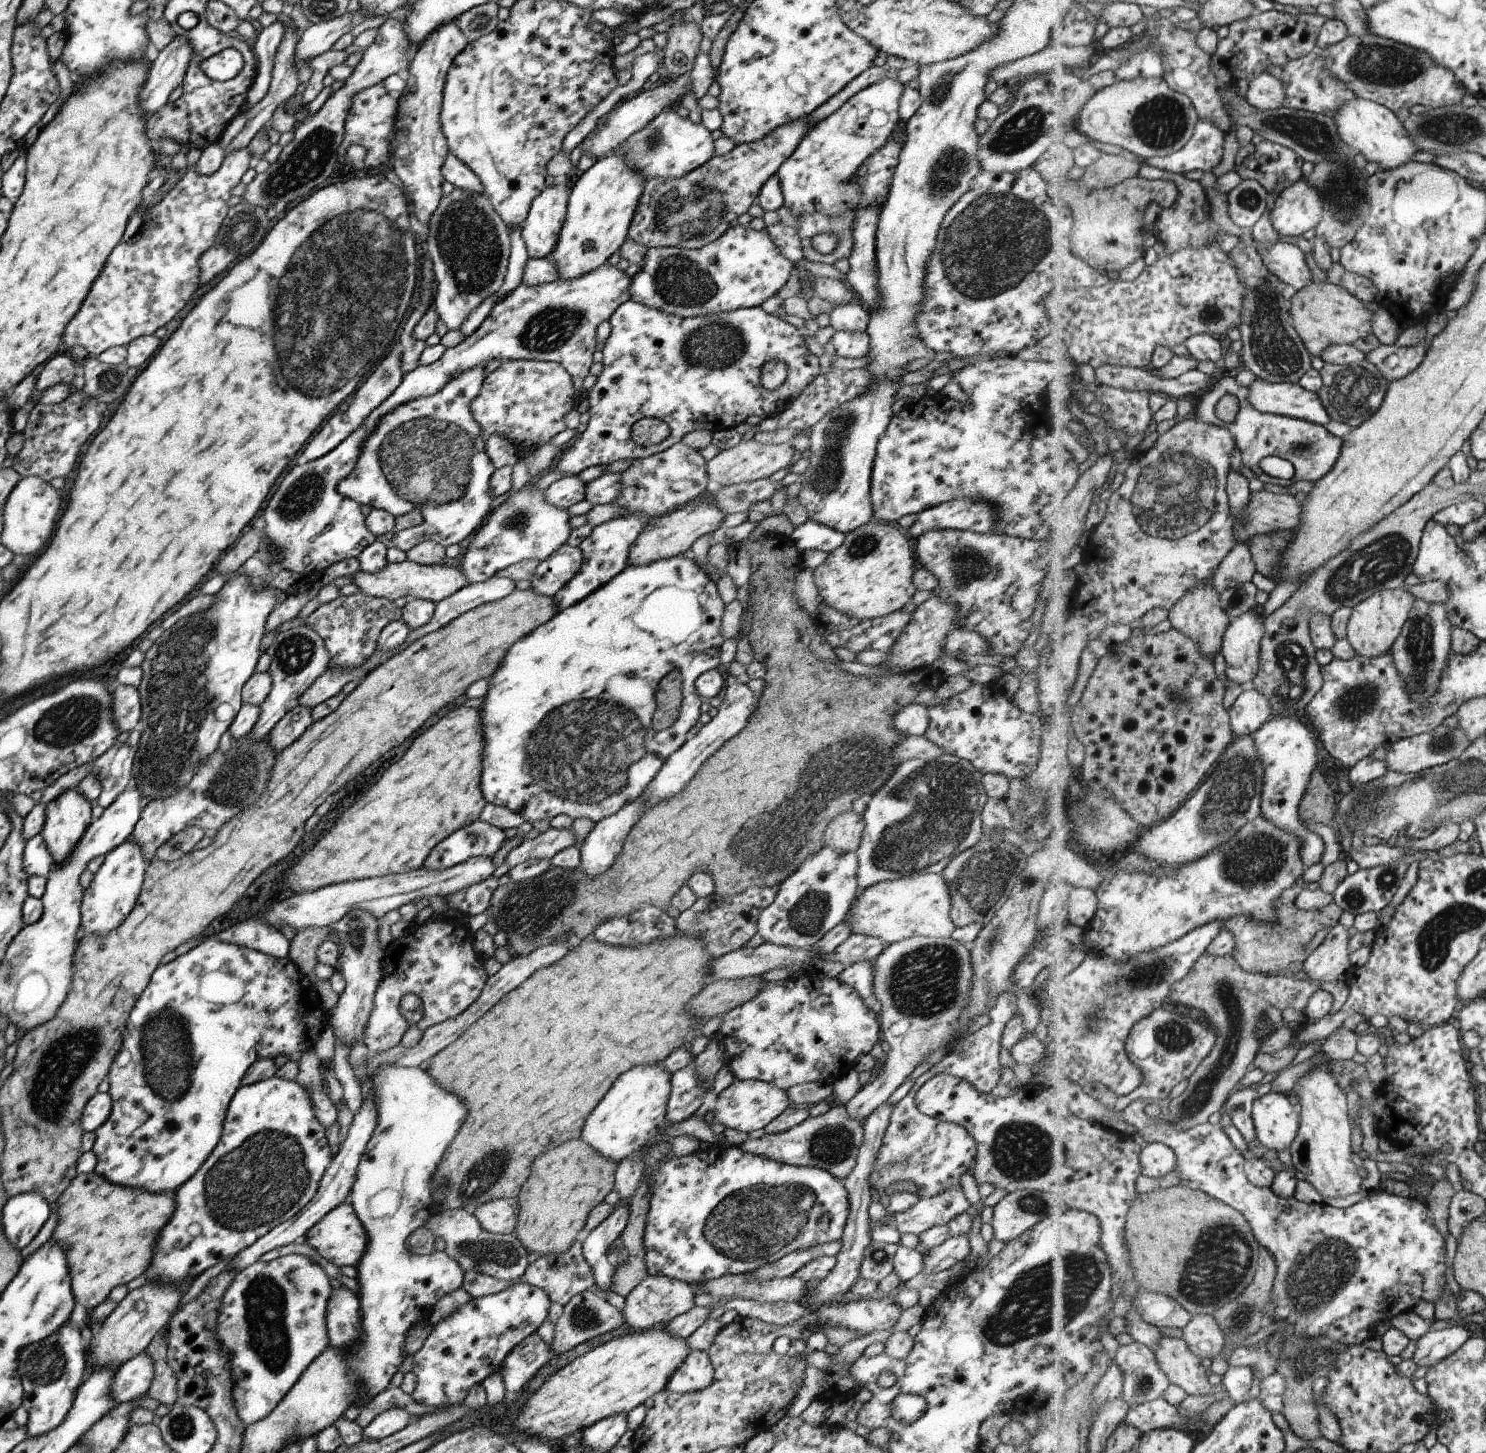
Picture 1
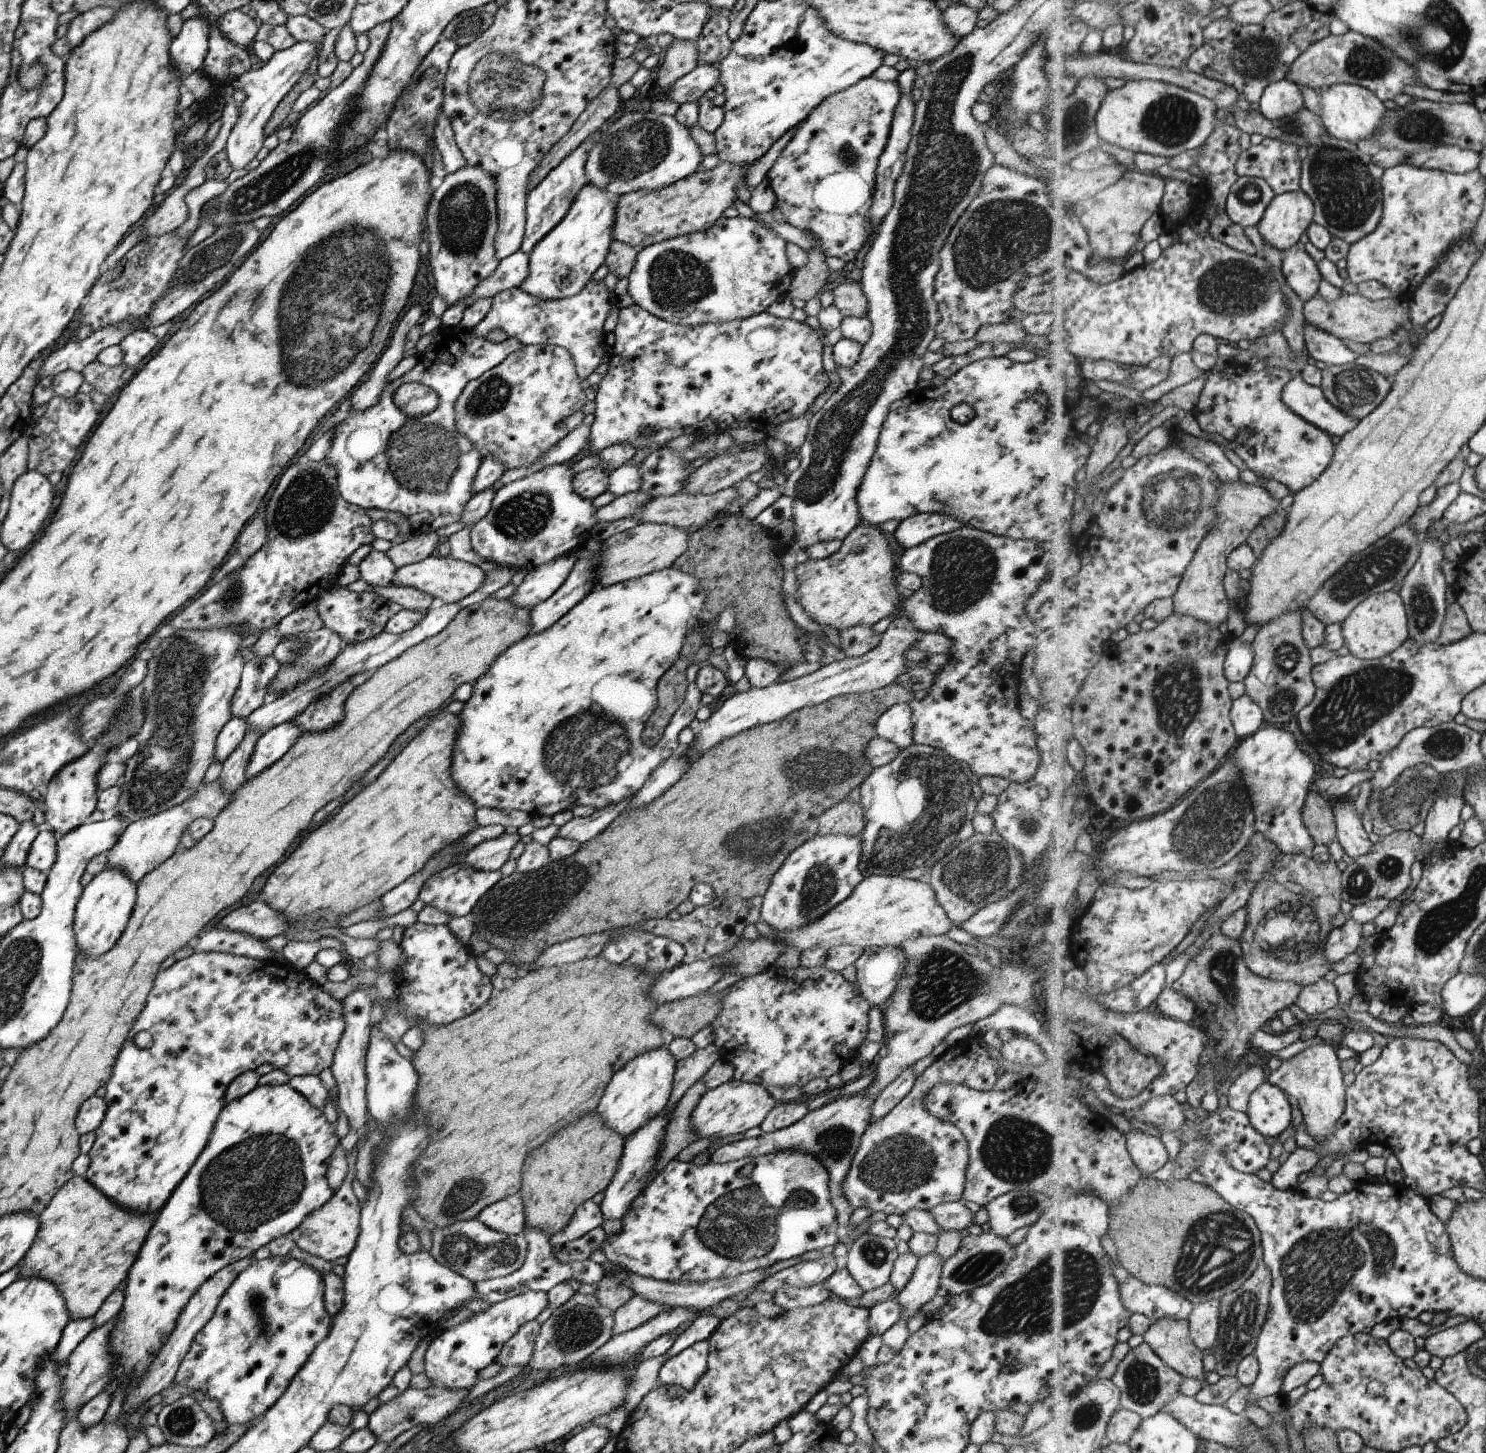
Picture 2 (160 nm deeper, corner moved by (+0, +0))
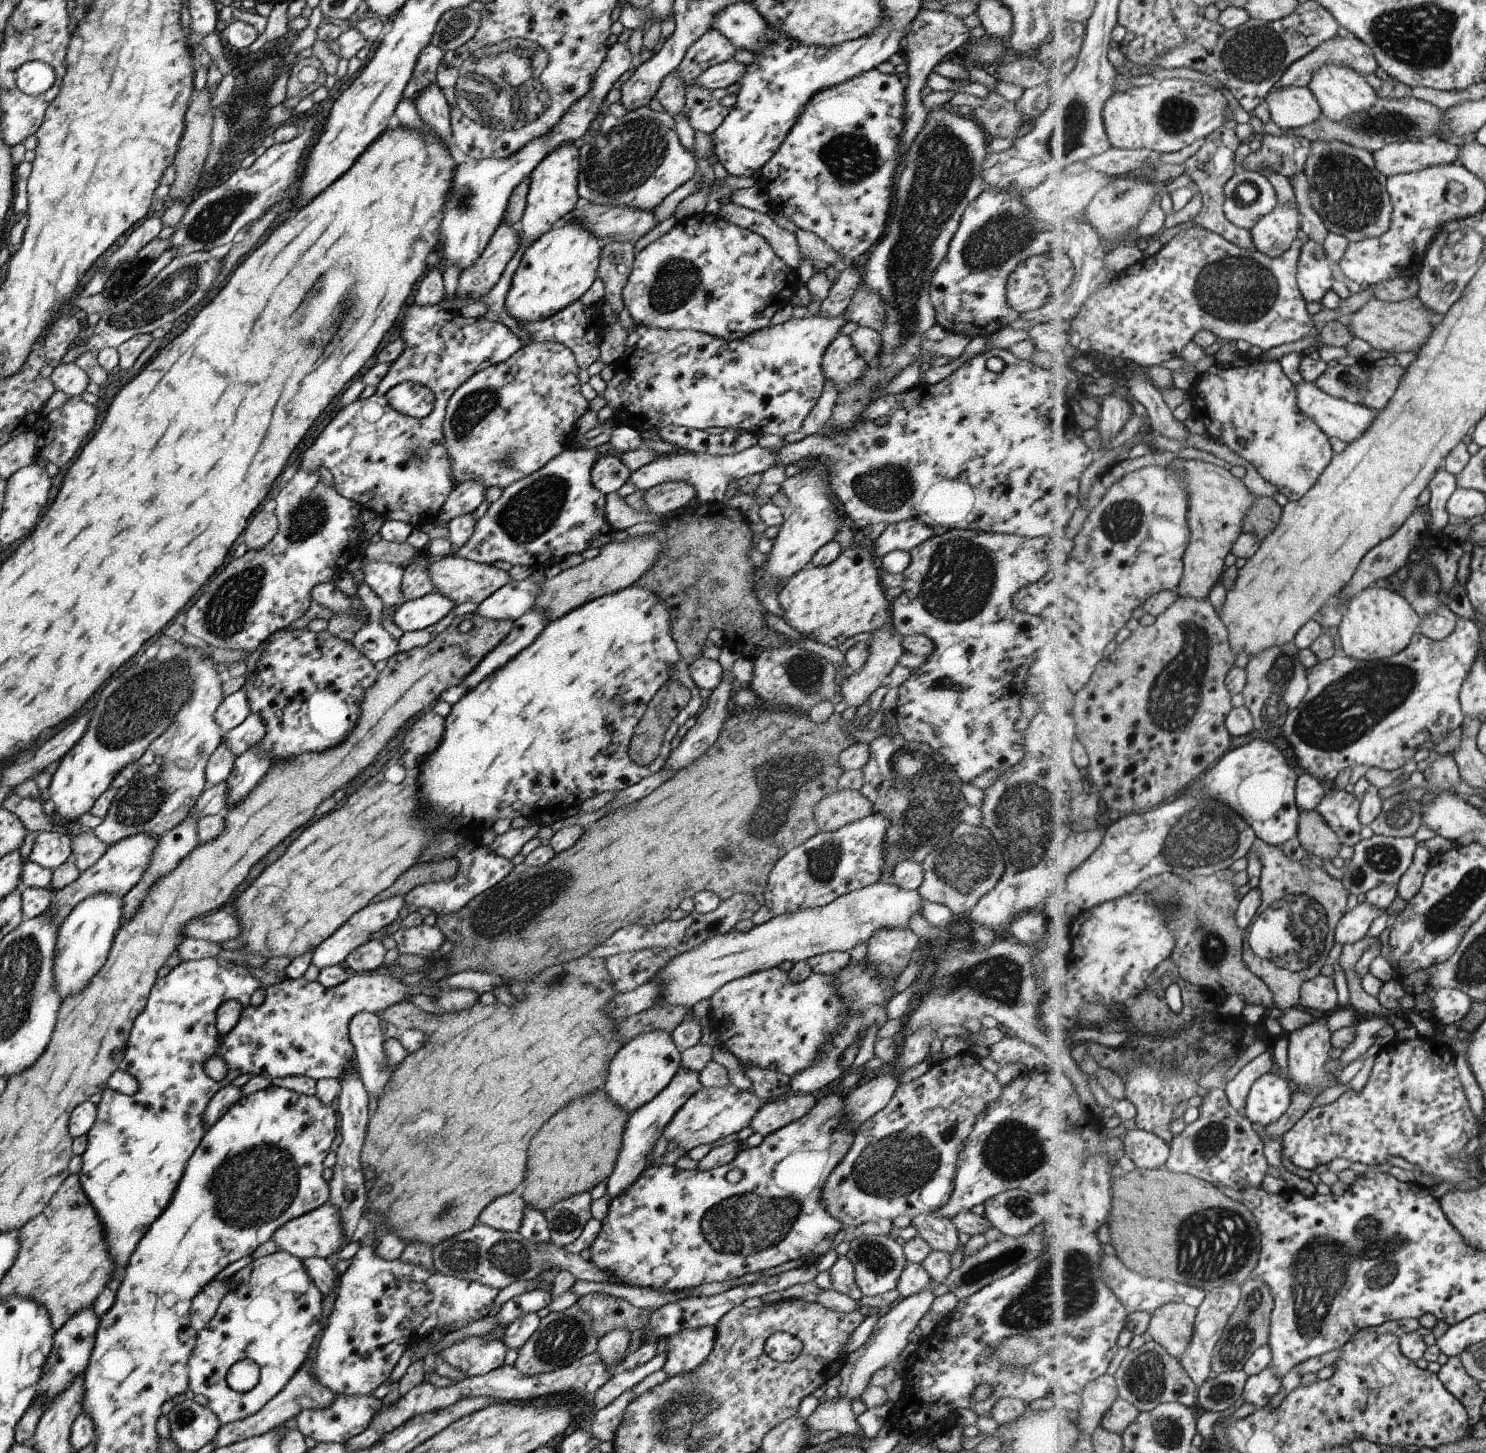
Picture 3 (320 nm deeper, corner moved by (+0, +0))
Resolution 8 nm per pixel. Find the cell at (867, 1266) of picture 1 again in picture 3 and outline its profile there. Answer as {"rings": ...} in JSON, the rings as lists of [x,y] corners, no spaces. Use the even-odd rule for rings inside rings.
{"rings":[[[889,1235],[857,1236],[848,1242],[845,1258],[851,1262],[854,1282],[862,1296],[876,1296],[895,1289],[897,1278],[905,1268],[906,1259],[899,1246]]]}

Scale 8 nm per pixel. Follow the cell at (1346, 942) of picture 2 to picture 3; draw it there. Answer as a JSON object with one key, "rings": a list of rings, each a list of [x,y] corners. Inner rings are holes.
{"rings":[[[1364,901],[1345,914],[1345,917],[1337,924],[1337,943],[1352,944],[1359,942],[1367,936],[1372,923],[1379,919],[1383,910],[1371,906]]]}

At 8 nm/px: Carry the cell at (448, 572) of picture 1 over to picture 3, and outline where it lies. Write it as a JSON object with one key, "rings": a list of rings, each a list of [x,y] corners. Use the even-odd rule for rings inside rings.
{"rings":[[[446,555],[441,560],[429,563],[427,560],[427,578],[433,584],[433,591],[441,596],[445,596],[447,600],[451,600],[453,604],[460,605],[465,602],[471,604],[480,604],[504,586],[508,584],[509,574],[503,570],[497,570],[495,566],[484,563],[477,563],[456,557],[455,555]]]}

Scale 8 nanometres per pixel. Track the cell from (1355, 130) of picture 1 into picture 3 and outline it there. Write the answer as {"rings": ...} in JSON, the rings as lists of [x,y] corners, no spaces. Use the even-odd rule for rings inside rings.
{"rings":[[[1329,62],[1321,70],[1317,70],[1317,74],[1313,74],[1313,80],[1308,88],[1316,95],[1324,116],[1333,122],[1341,122],[1345,118],[1351,118],[1353,114],[1367,112],[1377,104],[1378,100],[1377,92],[1373,90],[1373,86],[1363,75],[1357,74],[1355,70],[1351,70],[1347,66],[1335,64],[1335,62]]]}

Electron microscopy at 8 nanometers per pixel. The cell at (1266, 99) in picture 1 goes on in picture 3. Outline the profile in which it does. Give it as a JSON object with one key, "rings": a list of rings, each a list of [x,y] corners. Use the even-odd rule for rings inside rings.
{"rings":[[[1277,86],[1265,101],[1272,122],[1282,130],[1297,130],[1319,121],[1324,112],[1308,87]]]}

